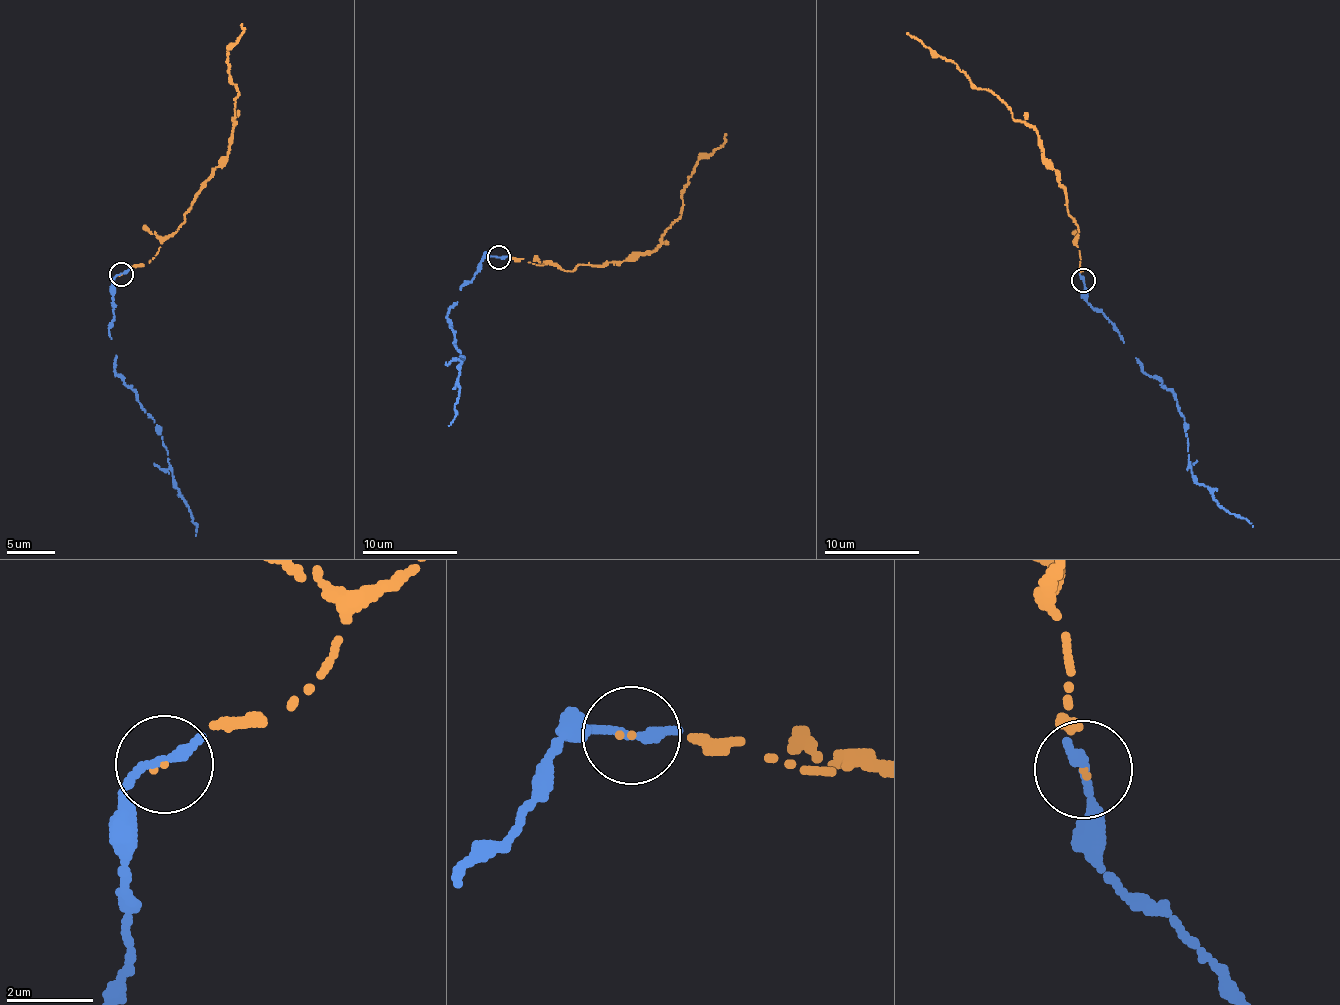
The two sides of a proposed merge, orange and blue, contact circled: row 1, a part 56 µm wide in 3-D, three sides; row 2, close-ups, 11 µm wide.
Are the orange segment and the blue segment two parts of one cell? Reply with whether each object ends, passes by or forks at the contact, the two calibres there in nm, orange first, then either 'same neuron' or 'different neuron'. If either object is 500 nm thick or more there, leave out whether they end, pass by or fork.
orange ends | blue ends | 70/300 nm | same neuron

